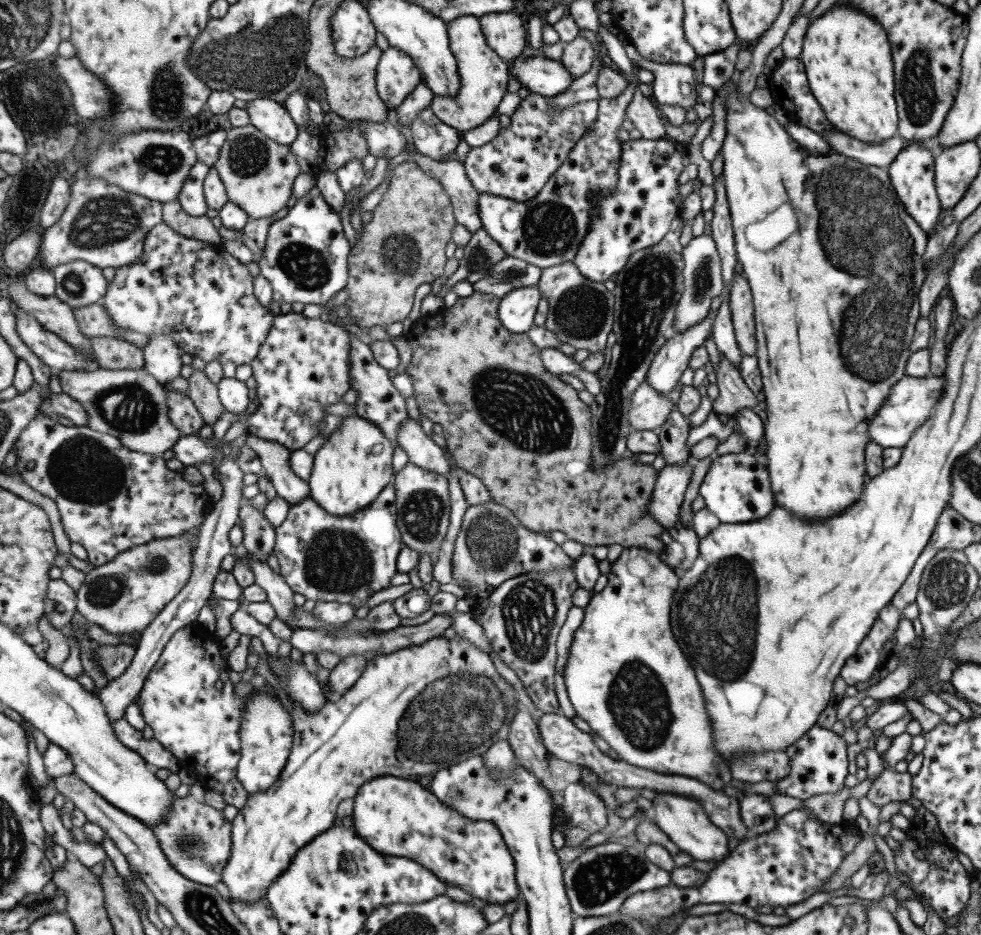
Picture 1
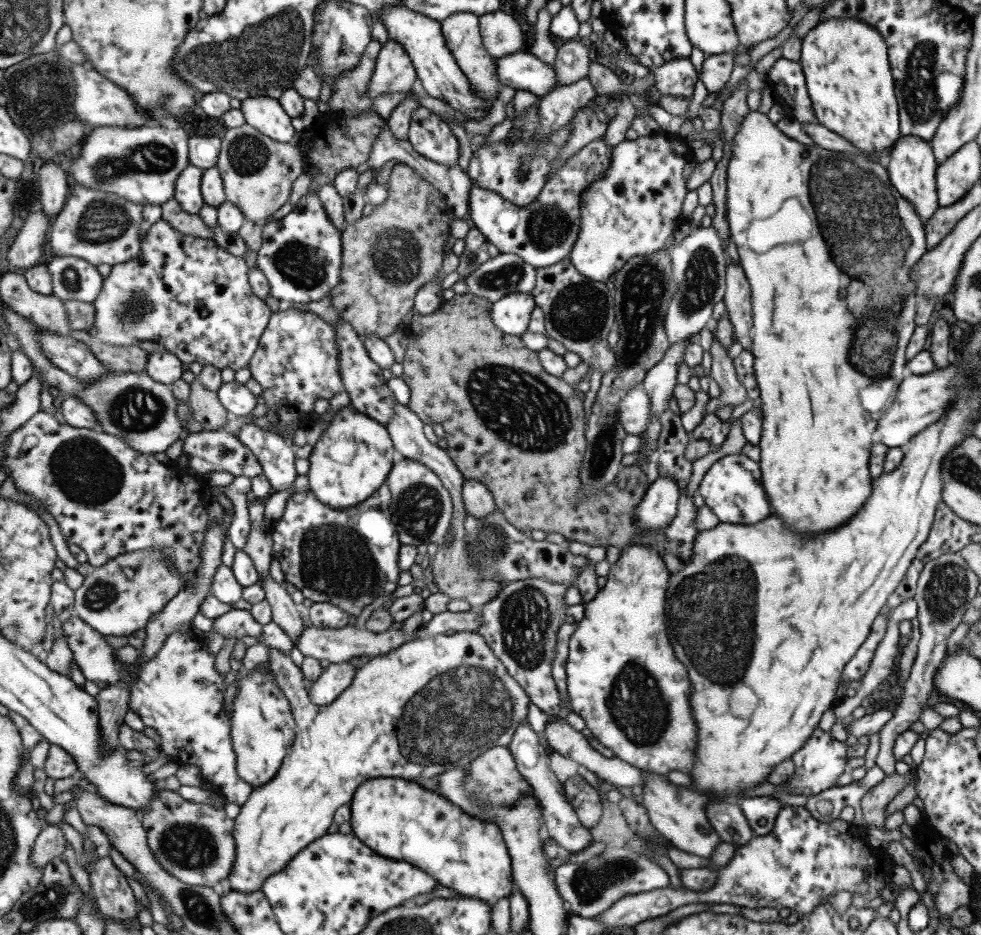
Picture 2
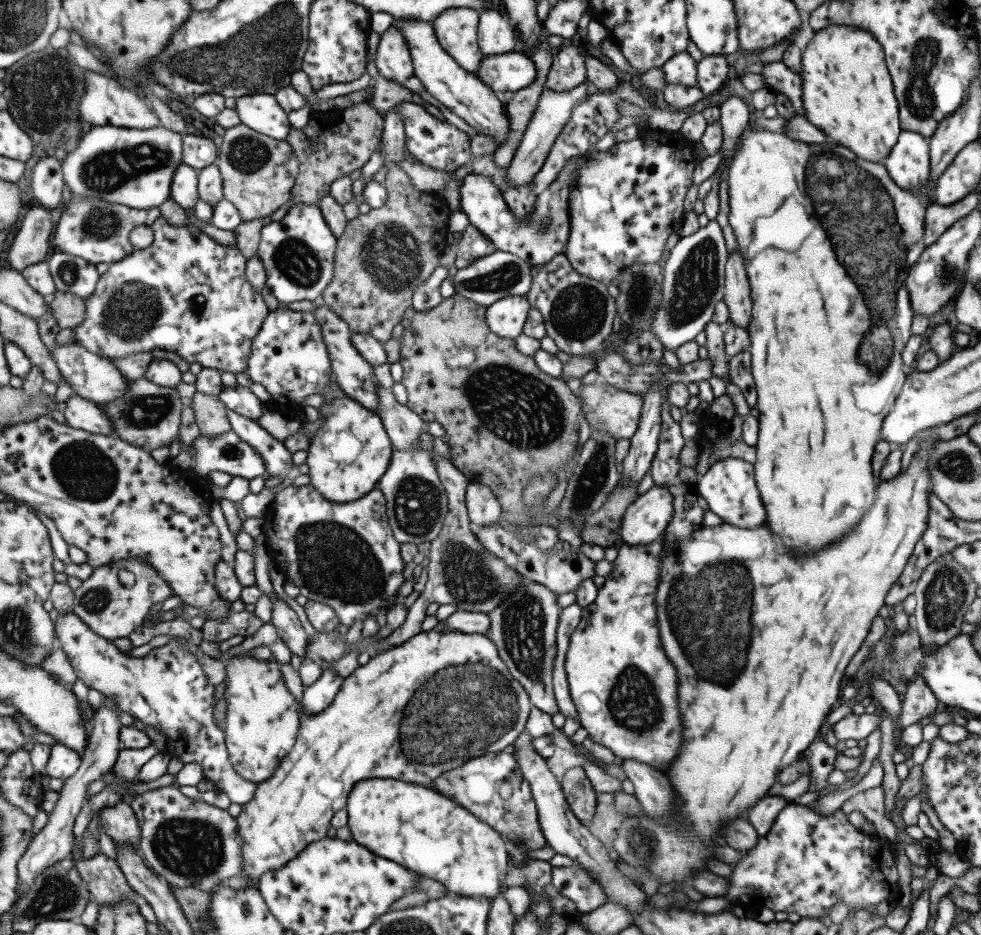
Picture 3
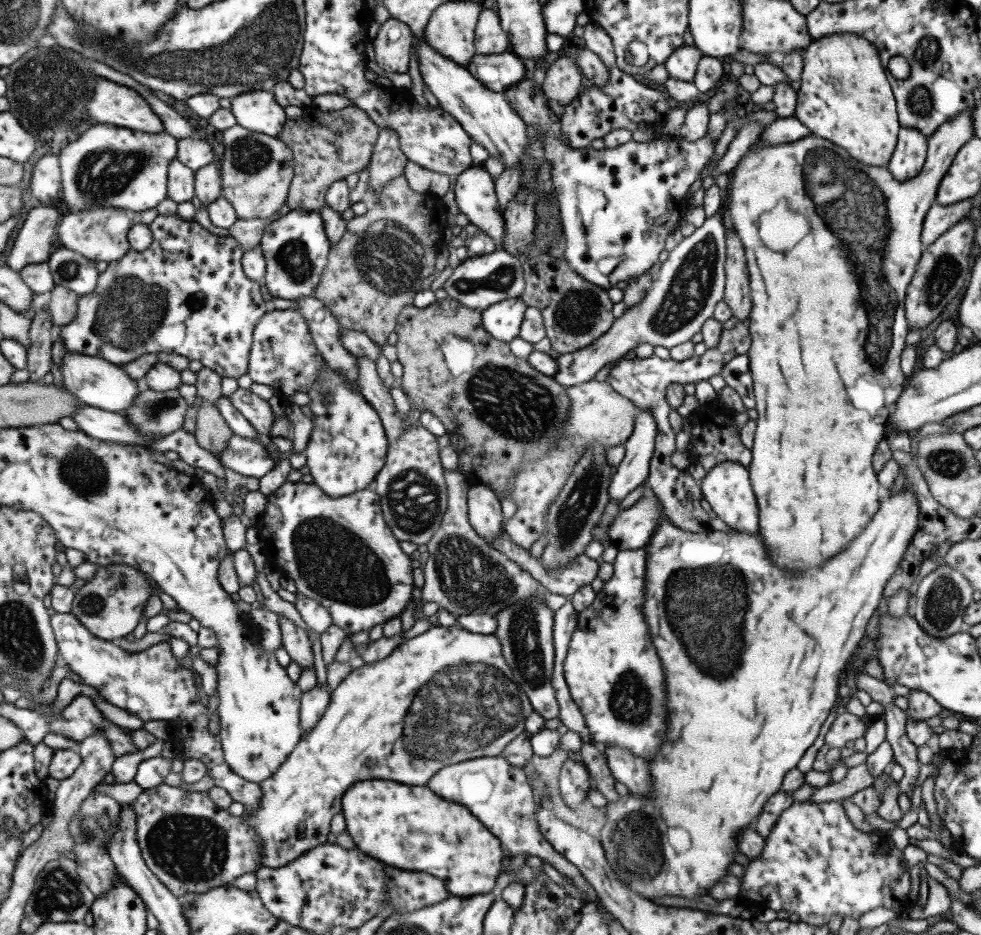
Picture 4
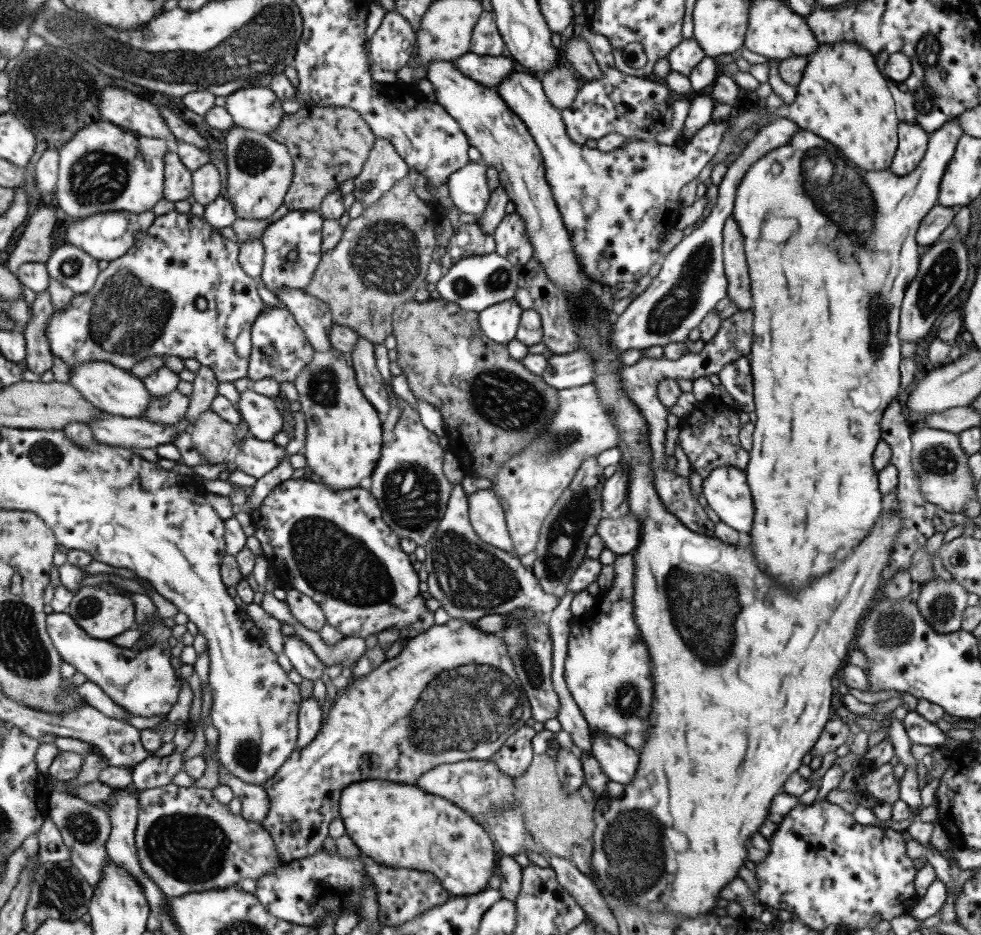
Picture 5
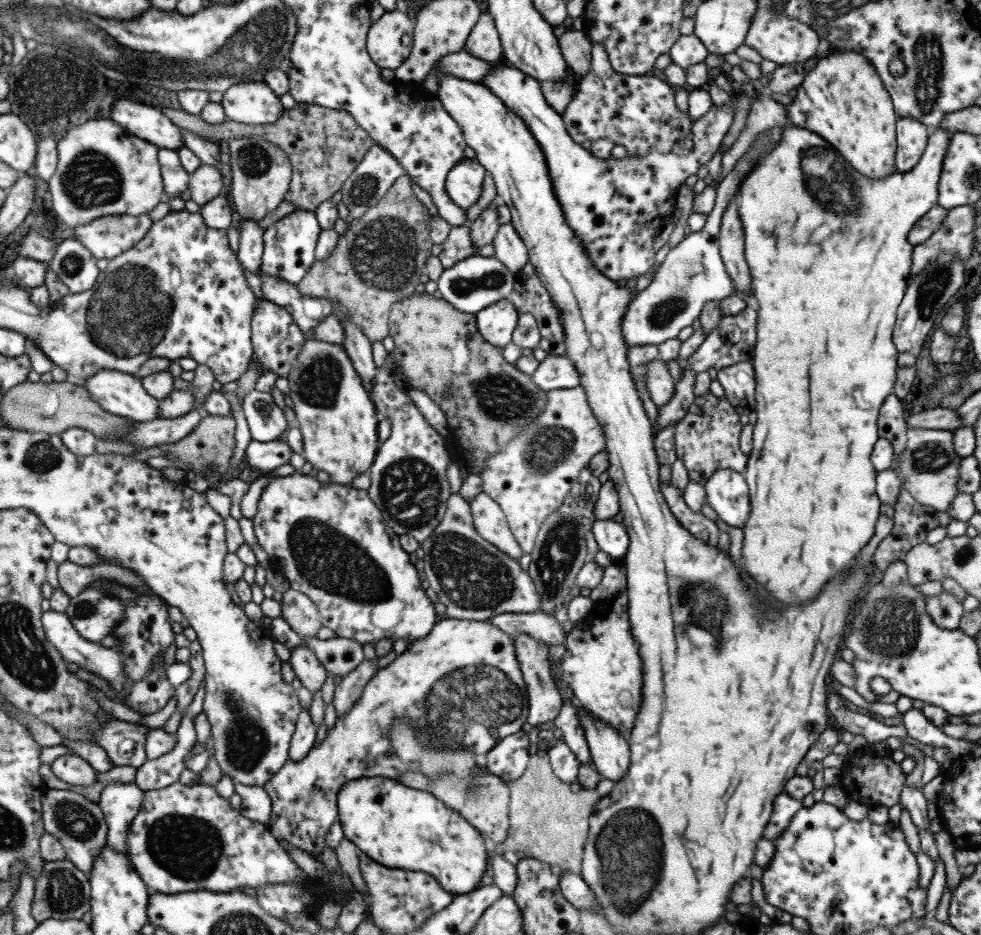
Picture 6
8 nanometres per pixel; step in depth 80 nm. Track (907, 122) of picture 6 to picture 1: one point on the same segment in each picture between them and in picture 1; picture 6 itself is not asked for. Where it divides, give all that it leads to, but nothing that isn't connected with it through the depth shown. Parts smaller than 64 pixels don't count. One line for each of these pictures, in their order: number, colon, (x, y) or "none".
1: (911, 173)
2: (911, 168)
3: (907, 163)
4: (909, 153)
5: (912, 141)

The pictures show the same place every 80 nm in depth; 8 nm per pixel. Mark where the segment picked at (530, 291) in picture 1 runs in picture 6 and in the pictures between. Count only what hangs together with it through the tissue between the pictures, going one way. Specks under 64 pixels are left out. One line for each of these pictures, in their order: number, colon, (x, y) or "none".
2: (510, 314)
3: (505, 317)
4: (501, 320)
5: (498, 322)
6: (495, 323)

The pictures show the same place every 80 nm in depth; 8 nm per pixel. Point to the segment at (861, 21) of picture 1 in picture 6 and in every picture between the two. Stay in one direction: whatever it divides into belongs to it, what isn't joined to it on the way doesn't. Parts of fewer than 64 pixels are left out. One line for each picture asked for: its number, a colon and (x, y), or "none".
2: (847, 75)
3: (846, 93)
4: (843, 95)
5: (841, 97)
6: (840, 99)

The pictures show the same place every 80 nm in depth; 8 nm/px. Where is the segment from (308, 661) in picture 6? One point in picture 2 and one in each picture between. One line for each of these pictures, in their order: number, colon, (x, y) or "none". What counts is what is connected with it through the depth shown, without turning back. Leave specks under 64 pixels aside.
2: (283, 612)
3: (283, 619)
4: (294, 641)
5: (306, 664)

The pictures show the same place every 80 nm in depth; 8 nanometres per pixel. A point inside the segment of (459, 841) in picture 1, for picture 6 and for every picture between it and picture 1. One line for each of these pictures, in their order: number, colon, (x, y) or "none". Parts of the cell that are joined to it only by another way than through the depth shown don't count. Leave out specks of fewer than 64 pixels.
2: (396, 818)
3: (427, 833)
4: (406, 827)
5: (399, 826)
6: (397, 827)

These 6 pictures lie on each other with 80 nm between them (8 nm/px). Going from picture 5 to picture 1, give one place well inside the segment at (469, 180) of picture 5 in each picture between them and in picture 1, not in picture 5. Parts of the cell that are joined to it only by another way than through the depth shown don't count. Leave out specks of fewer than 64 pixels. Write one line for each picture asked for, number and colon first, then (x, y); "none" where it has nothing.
1: (546, 230)
2: (543, 232)
3: (539, 236)
4: (473, 191)

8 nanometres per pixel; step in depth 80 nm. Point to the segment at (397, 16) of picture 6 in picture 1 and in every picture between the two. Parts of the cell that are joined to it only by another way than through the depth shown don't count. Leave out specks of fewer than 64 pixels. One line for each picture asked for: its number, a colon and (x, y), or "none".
1: (395, 75)
2: (393, 73)
3: (392, 59)
4: (392, 44)
5: (390, 45)

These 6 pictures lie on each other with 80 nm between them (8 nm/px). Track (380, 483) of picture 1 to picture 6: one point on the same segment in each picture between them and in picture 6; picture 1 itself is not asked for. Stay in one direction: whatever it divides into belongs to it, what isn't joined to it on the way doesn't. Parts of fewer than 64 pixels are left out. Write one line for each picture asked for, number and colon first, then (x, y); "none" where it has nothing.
2: (351, 459)
3: (349, 453)
4: (346, 448)
5: (342, 434)
6: (337, 421)

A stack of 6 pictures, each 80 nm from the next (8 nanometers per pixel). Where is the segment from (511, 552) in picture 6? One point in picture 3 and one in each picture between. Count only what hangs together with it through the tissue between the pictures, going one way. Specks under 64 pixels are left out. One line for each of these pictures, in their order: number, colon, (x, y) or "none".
3: (482, 508)
4: (484, 514)
5: (486, 517)

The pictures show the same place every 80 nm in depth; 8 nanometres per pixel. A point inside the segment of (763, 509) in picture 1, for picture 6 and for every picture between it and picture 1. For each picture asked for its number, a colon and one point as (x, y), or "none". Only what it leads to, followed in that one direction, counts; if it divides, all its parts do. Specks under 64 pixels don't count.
2: (732, 488)
3: (728, 487)
4: (726, 488)
5: (725, 490)
6: (726, 492)

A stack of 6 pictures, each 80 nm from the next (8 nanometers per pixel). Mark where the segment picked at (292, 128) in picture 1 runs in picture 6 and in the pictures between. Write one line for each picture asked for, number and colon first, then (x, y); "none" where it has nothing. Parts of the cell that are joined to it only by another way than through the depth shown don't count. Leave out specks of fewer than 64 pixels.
2: (264, 114)
3: (260, 112)
4: (257, 111)
5: (257, 109)
6: (254, 103)

